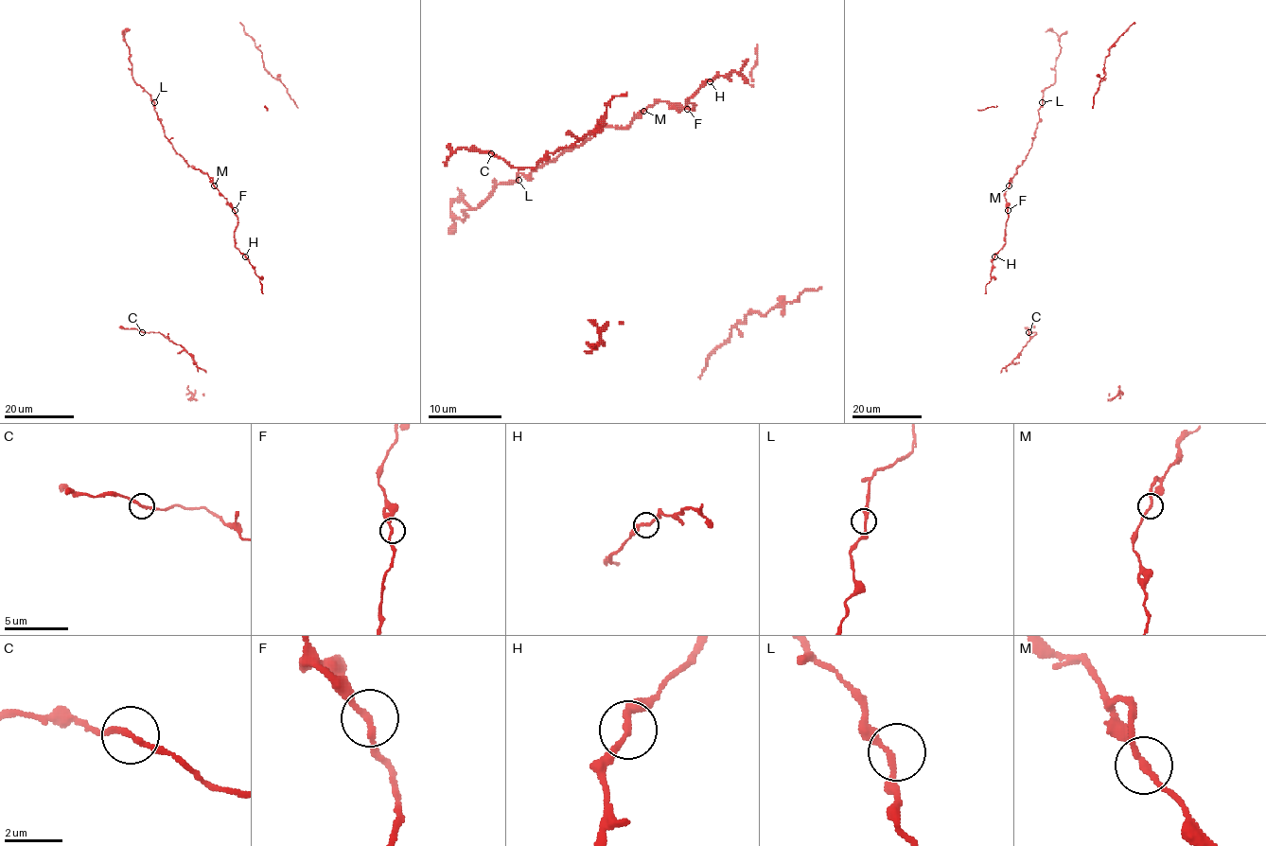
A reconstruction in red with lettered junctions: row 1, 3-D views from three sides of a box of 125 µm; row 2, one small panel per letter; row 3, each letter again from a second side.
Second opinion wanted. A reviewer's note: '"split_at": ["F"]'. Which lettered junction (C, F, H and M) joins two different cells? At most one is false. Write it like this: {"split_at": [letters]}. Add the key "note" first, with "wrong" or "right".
{"note": "wrong", "split_at": []}

